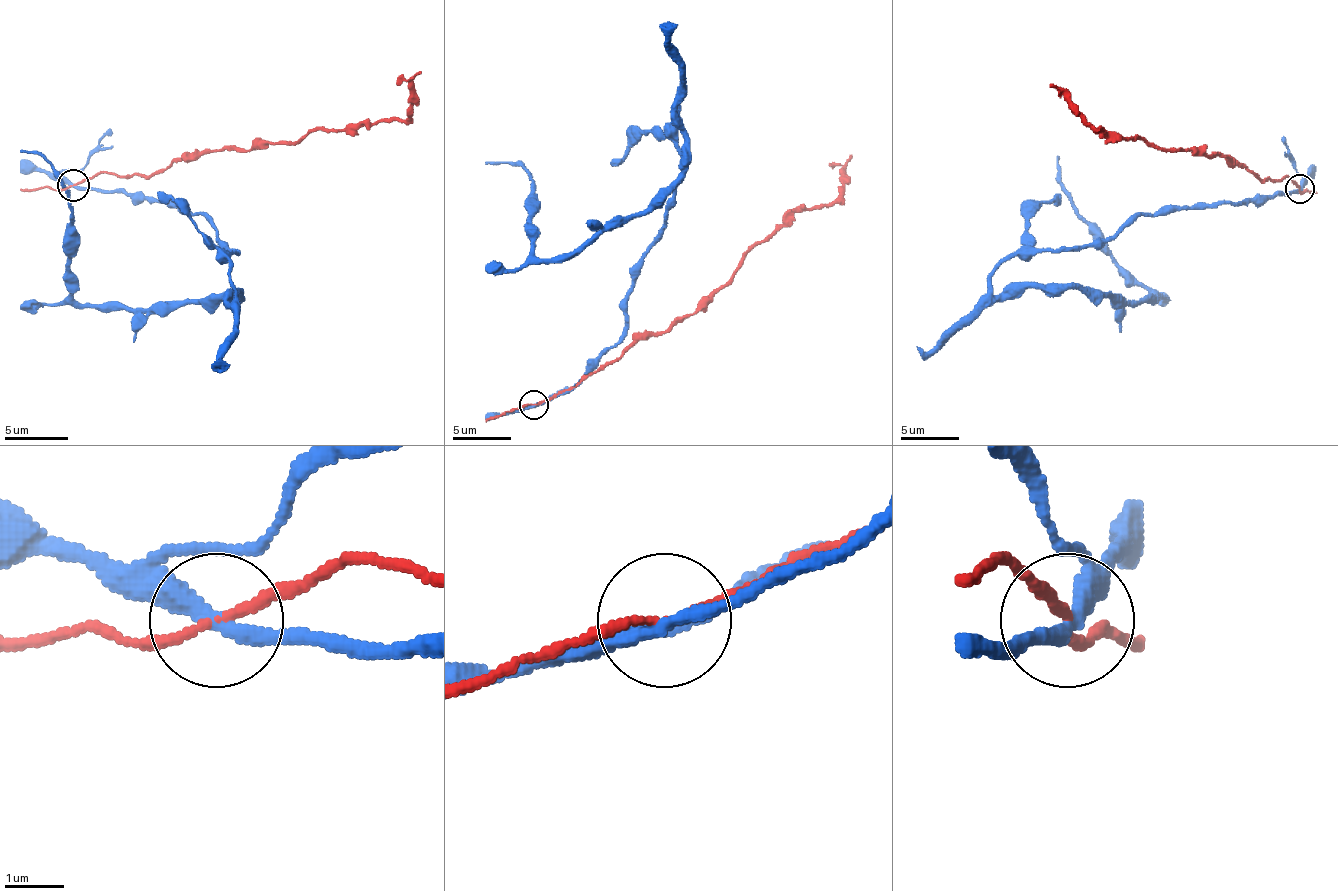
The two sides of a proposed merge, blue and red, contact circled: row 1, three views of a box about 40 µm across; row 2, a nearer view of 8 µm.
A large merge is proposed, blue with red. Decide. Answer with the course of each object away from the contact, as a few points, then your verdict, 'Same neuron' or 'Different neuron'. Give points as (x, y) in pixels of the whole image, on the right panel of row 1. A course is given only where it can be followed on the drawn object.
Course of blue: (1298, 187), (1162, 208), (1104, 240), (1011, 254), (991, 292), (1067, 286), (1153, 298), (1075, 211), (1058, 156). Course of red: (1298, 187), (1287, 176), (1261, 179), (1232, 158), (1156, 150), (1142, 138), (1113, 138), (1095, 129), (1049, 83). Different neuron

